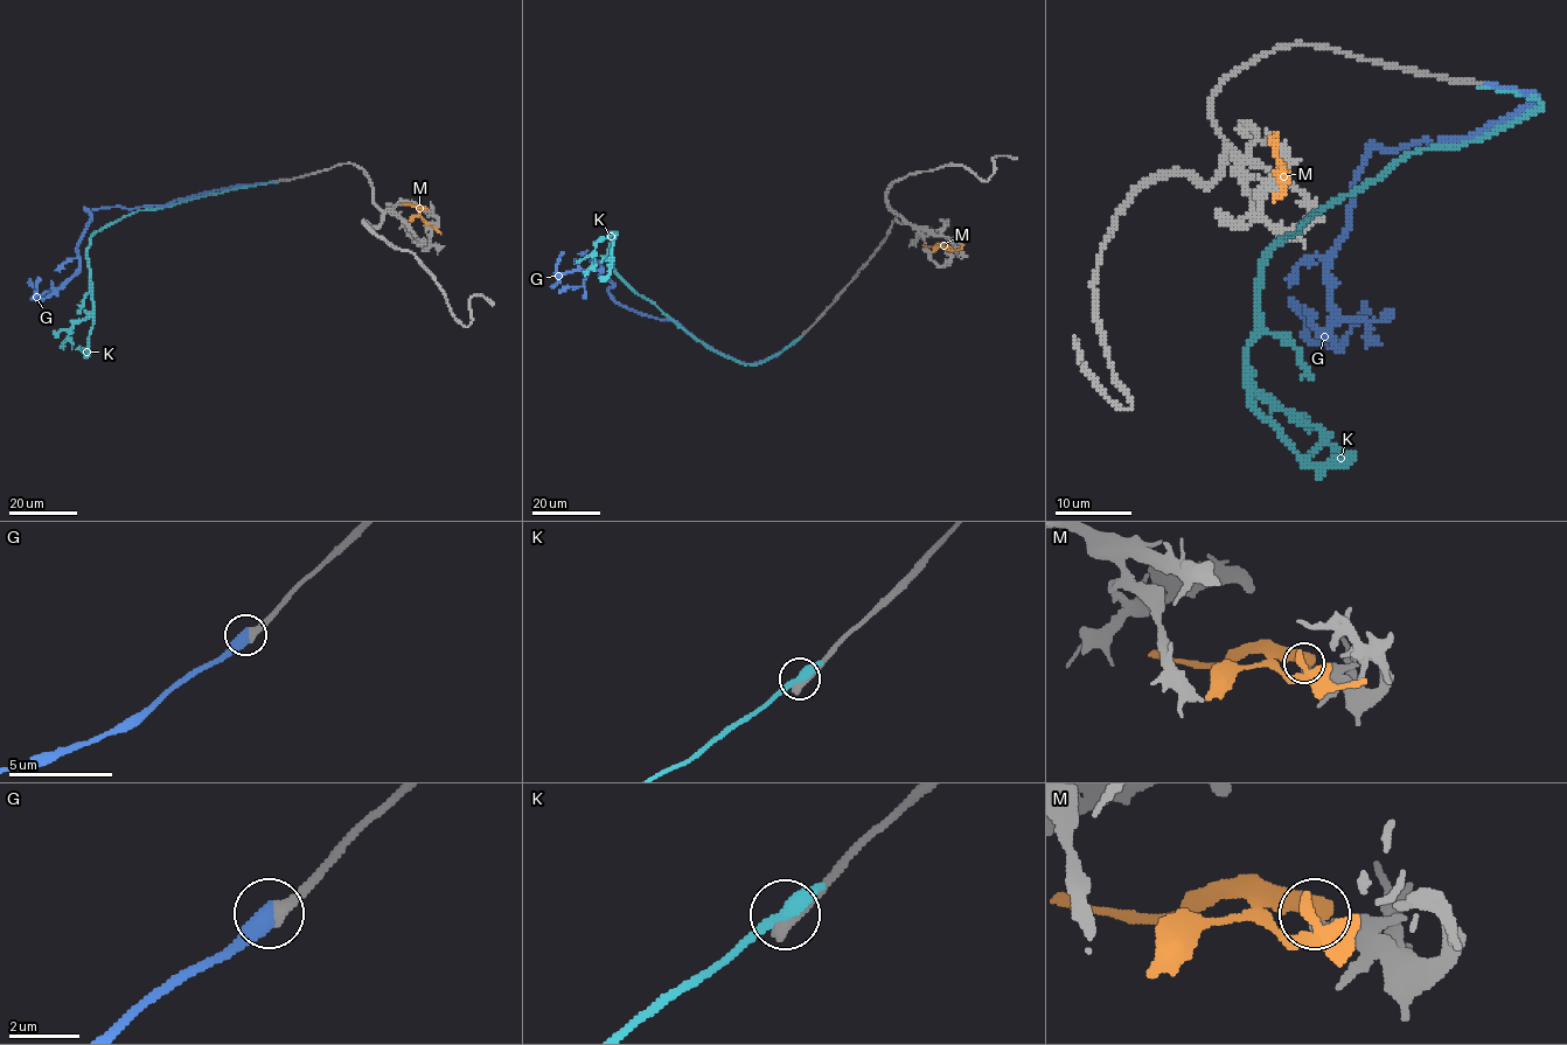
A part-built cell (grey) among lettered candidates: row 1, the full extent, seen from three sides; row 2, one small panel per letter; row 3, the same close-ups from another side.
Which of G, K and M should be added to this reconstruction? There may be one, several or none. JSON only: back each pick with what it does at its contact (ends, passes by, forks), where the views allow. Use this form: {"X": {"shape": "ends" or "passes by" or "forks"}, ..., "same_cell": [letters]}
{"G": {"shape": "ends"}, "same_cell": ["G"]}

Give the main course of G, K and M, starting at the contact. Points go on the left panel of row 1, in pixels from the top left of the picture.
G: (273, 181), (165, 204), (85, 209), (90, 218), (77, 246), (79, 269), (53, 293), (36, 299), (39, 277)
K: (273, 182), (138, 209), (93, 234), (86, 248), (93, 301), (89, 352), (76, 347)
M: (425, 209), (419, 215), (441, 232)

